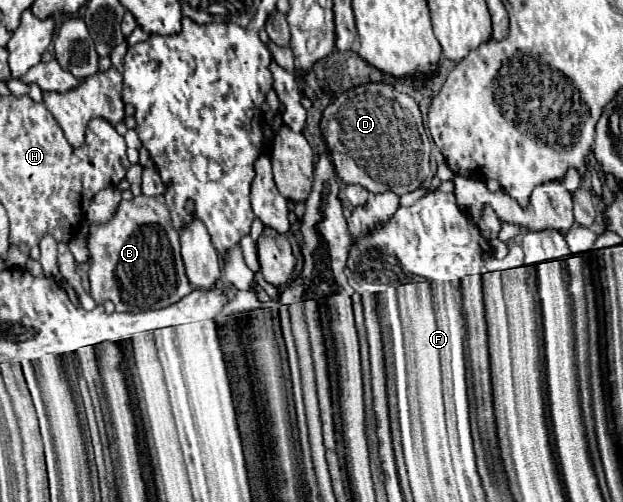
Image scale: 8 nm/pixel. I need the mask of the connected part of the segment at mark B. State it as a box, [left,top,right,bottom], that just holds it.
[87,195,193,313]

